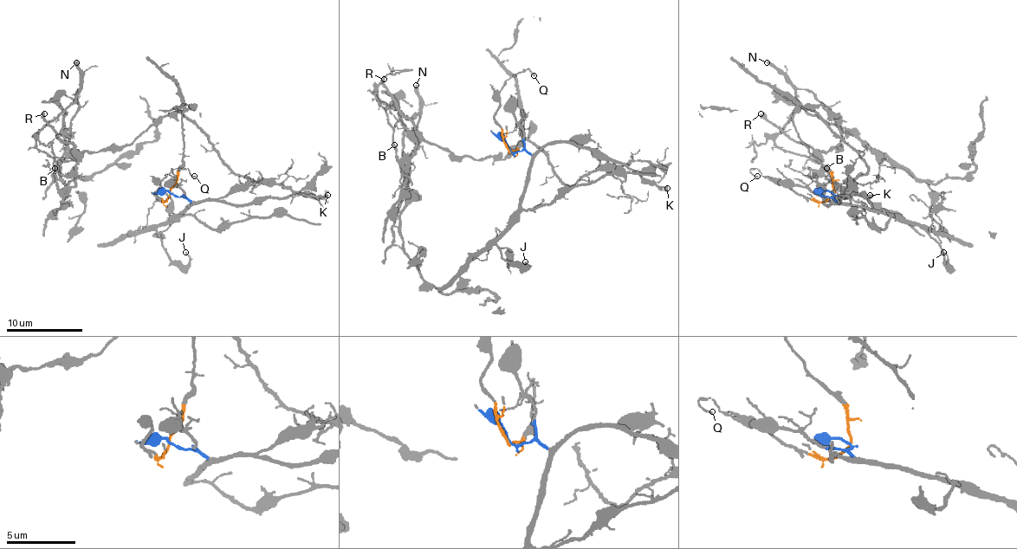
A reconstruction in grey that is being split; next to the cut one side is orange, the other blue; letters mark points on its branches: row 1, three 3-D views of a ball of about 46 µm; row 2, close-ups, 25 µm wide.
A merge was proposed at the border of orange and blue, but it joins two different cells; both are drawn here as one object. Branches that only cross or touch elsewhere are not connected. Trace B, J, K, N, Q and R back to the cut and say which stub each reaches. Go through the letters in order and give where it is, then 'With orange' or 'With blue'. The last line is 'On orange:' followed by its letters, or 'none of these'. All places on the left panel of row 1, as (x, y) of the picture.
B: Place: (55, 168). With orange
J: Place: (185, 252). With blue
K: Place: (327, 195). With blue
N: Place: (76, 62). With orange
Q: Place: (194, 176). With orange
R: Place: (44, 113). With orange
On orange: B, N, Q, R

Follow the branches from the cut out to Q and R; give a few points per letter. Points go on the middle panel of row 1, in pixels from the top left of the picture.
Q: (509, 151), (494, 116), (500, 89), (514, 74), (528, 68), (534, 76)
R: (509, 151), (516, 151), (521, 111), (530, 133), (503, 158), (452, 156), (419, 135), (383, 78)

